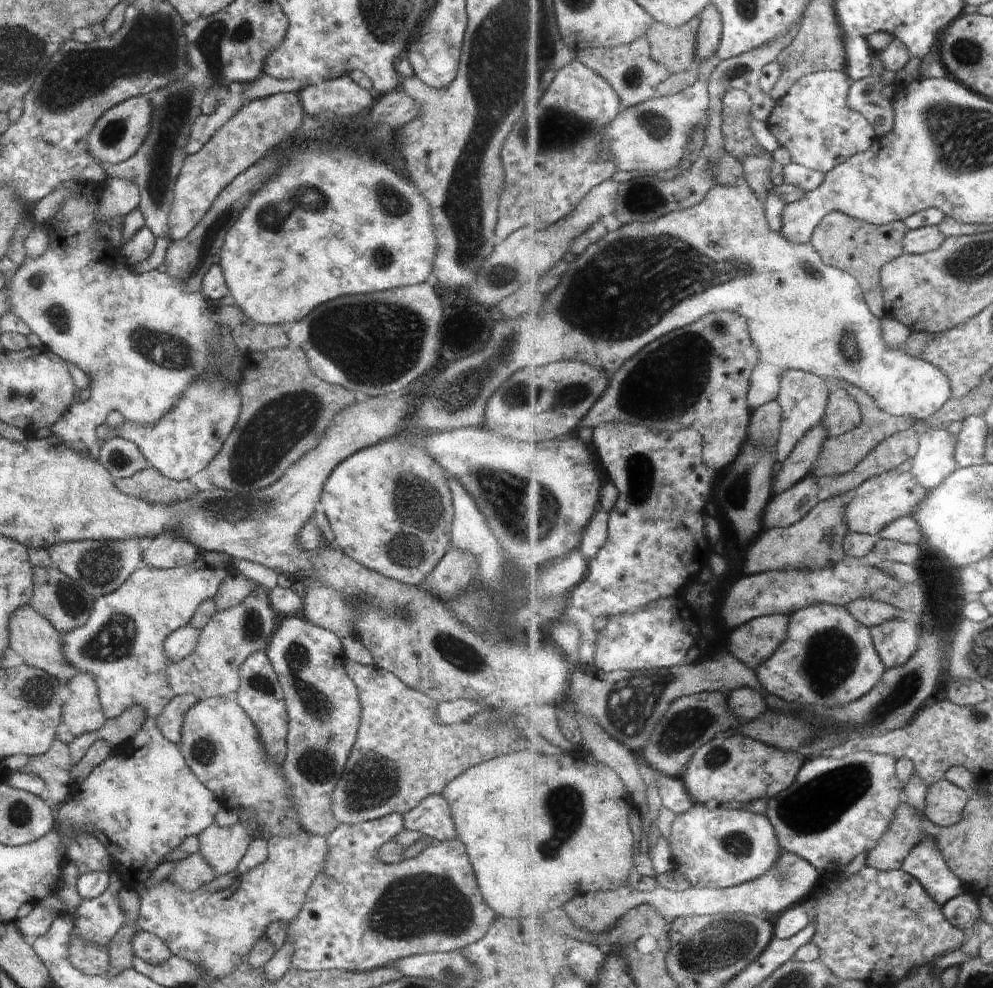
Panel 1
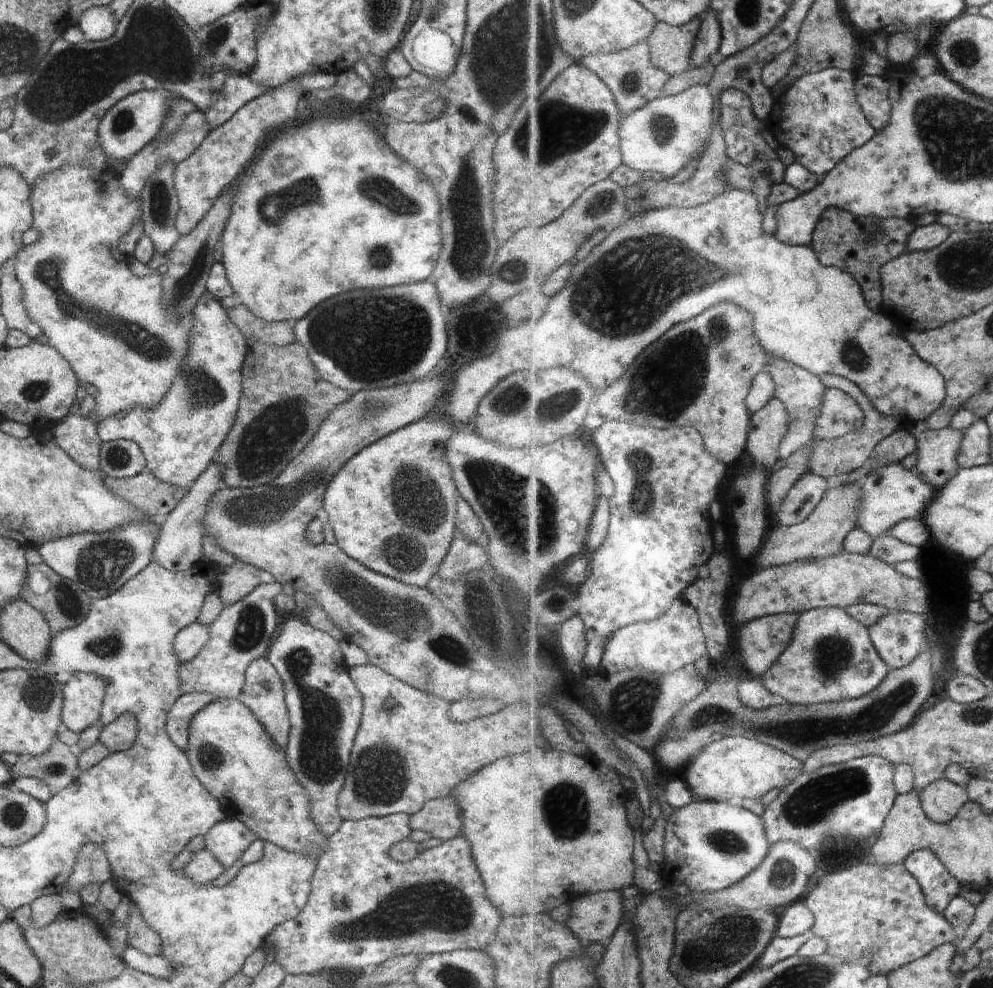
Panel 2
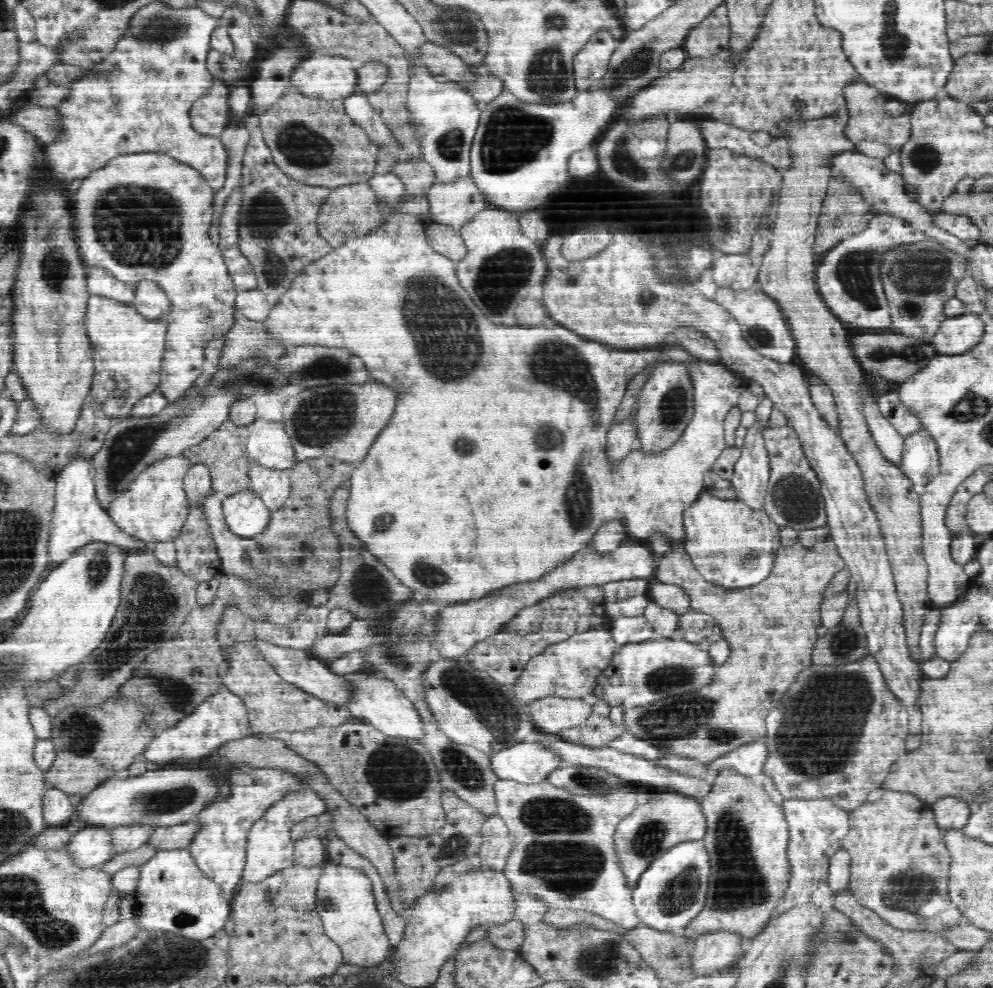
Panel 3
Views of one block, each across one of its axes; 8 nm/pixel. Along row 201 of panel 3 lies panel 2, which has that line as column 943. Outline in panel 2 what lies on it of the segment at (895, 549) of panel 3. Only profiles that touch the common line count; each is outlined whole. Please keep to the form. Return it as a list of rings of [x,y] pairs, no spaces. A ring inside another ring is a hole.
[[[942,778],[923,790],[921,799],[924,810],[931,819],[948,824],[969,804],[971,796],[967,787]]]

